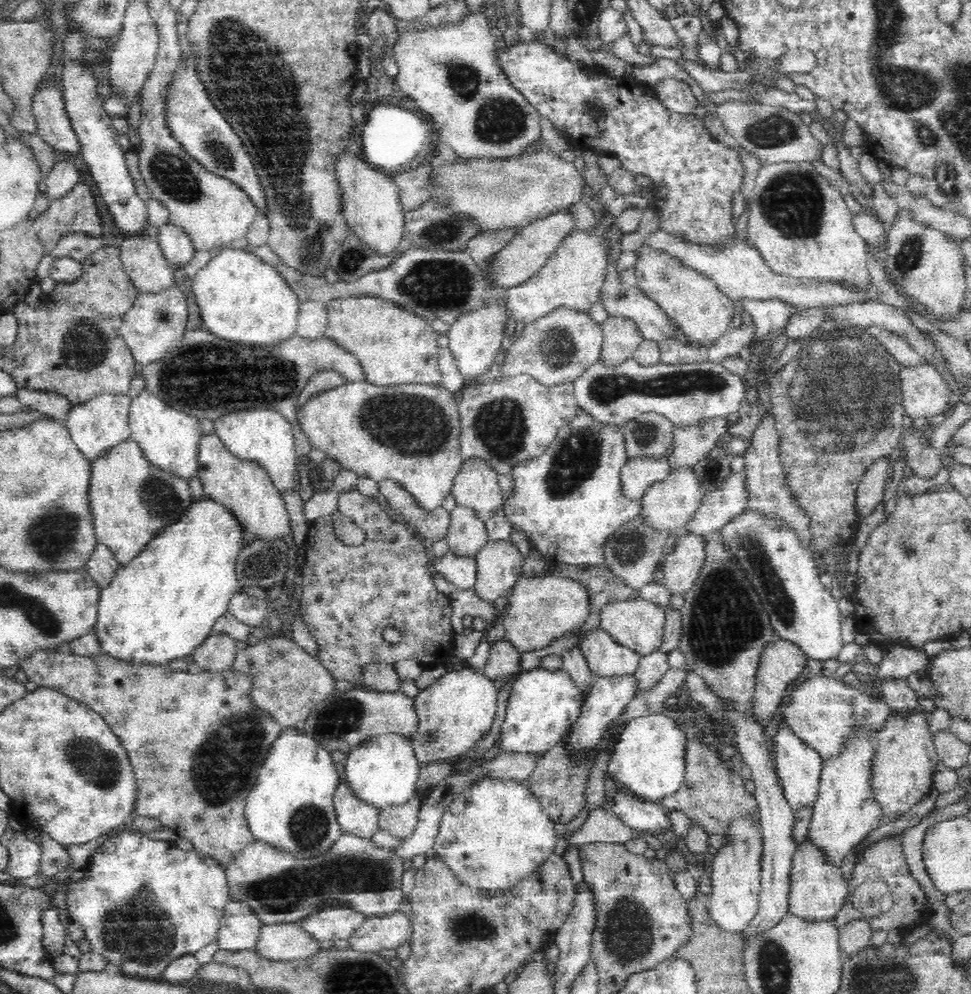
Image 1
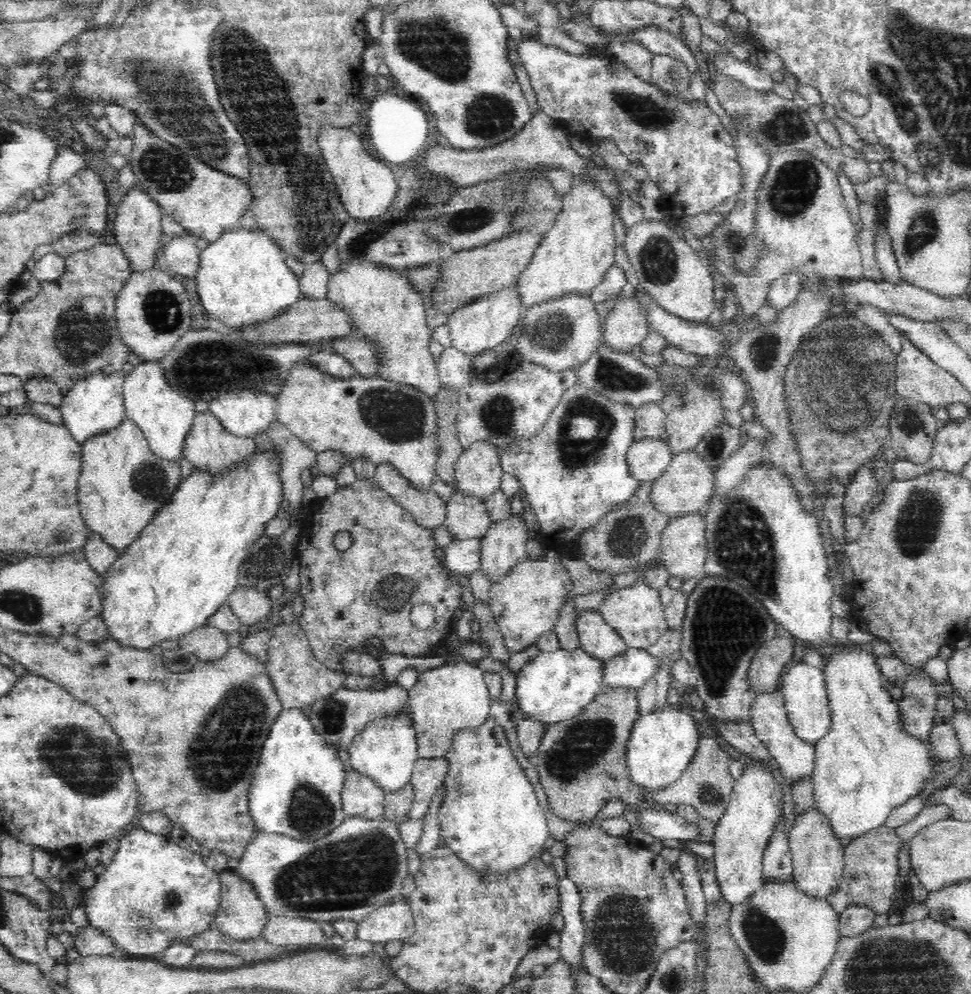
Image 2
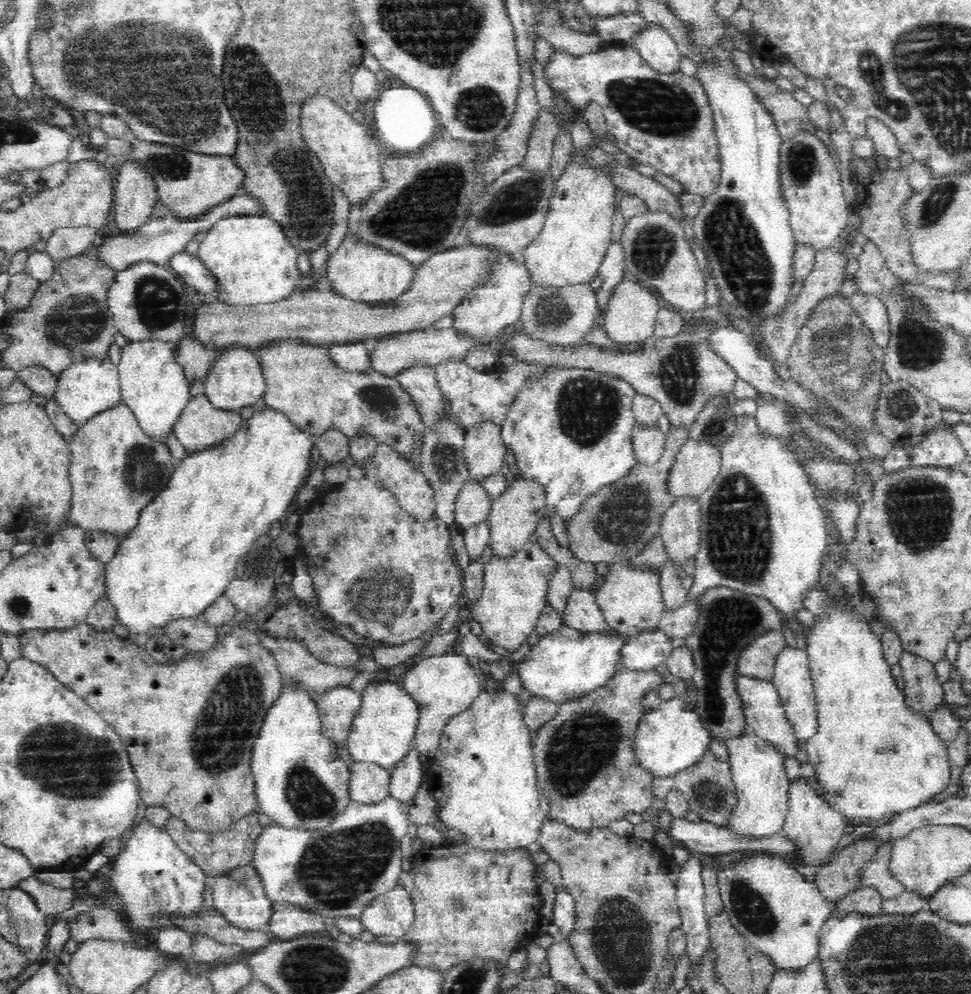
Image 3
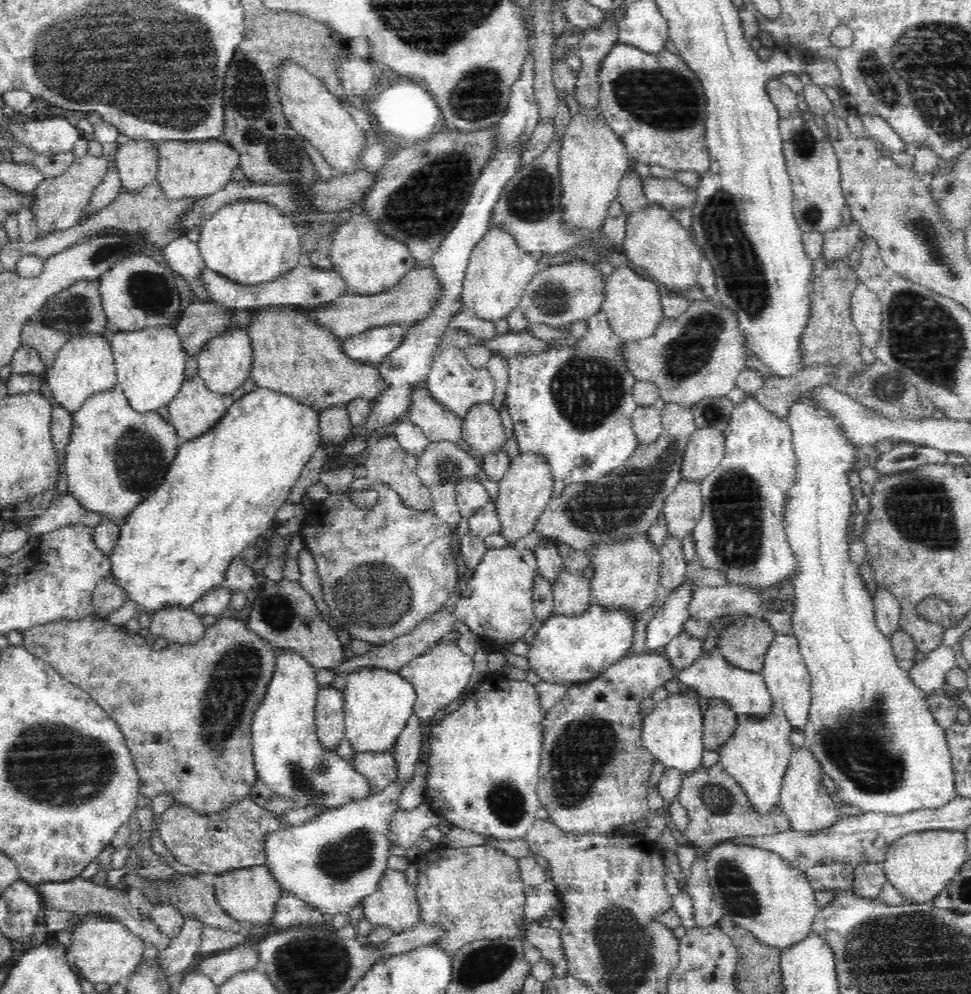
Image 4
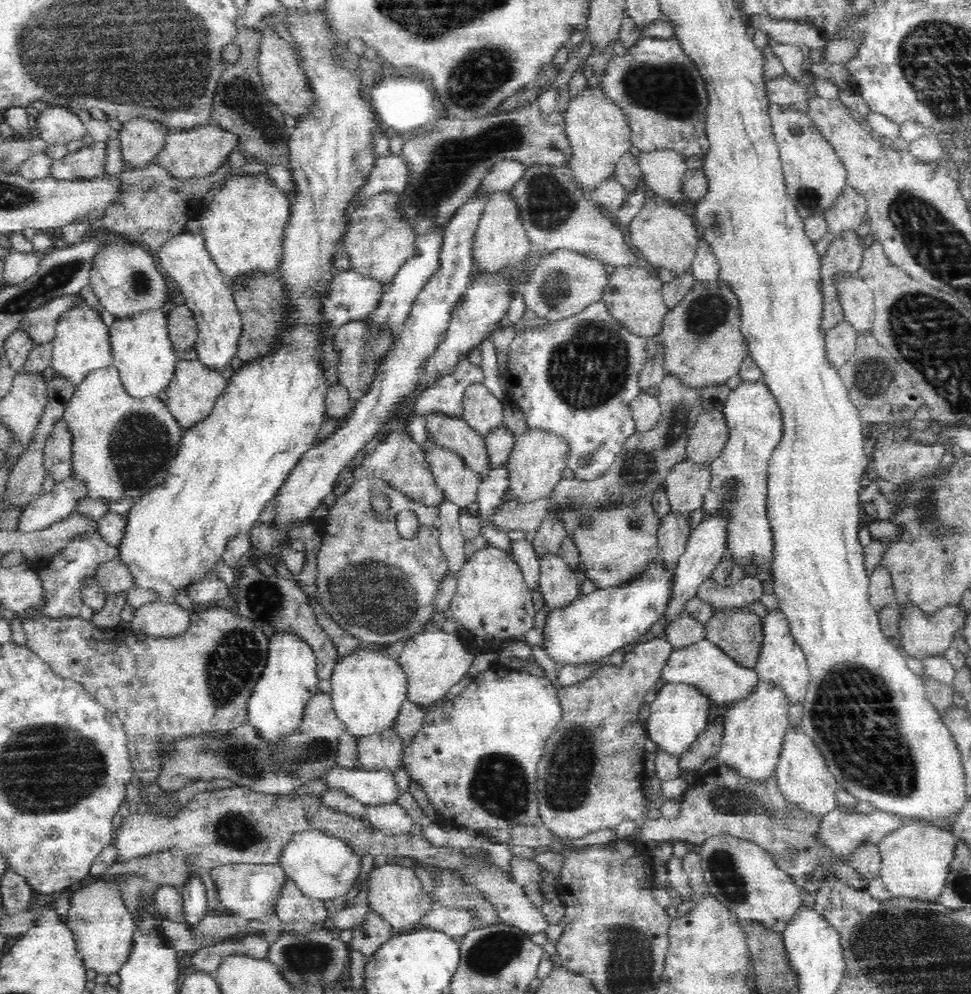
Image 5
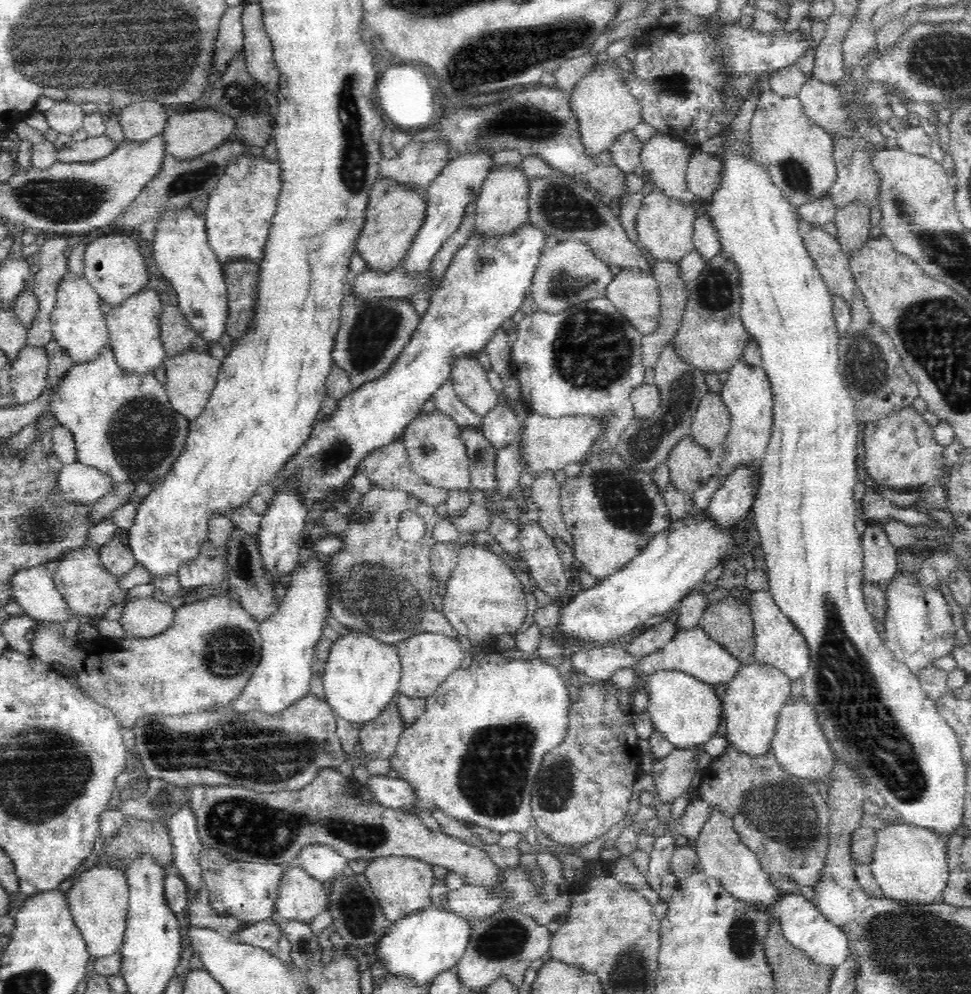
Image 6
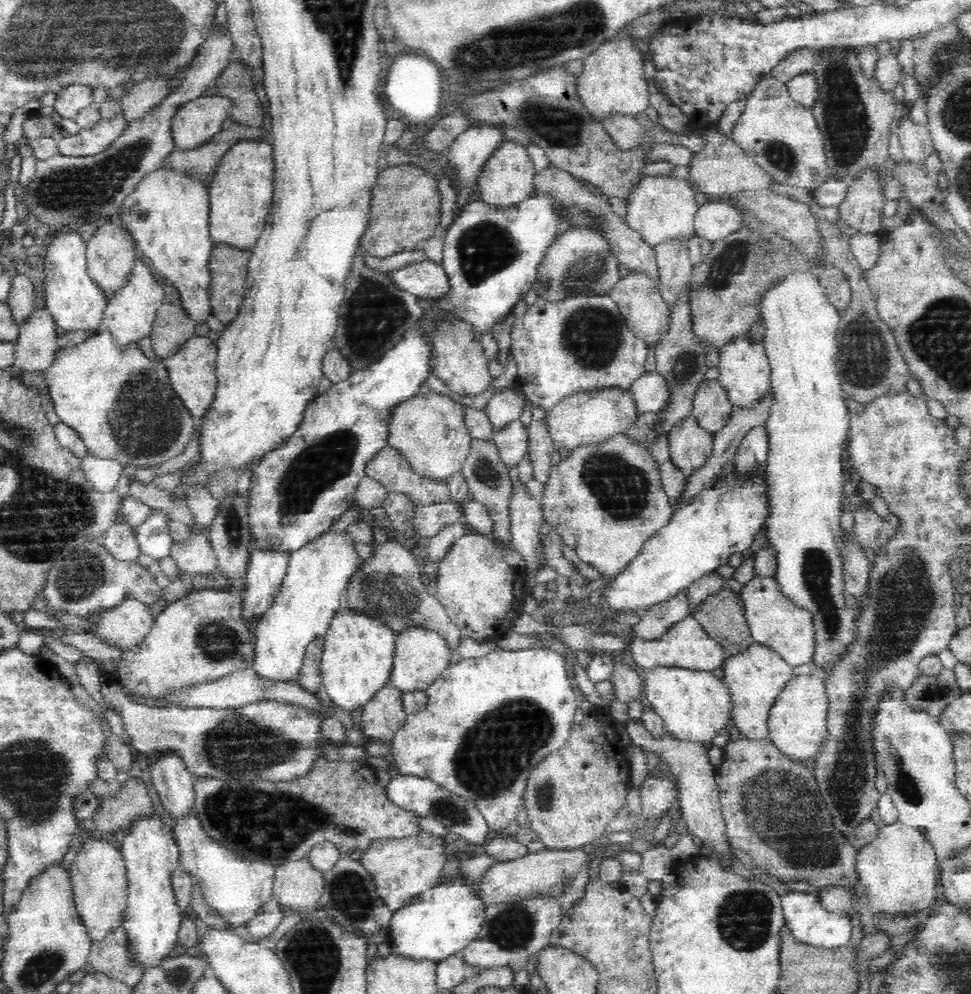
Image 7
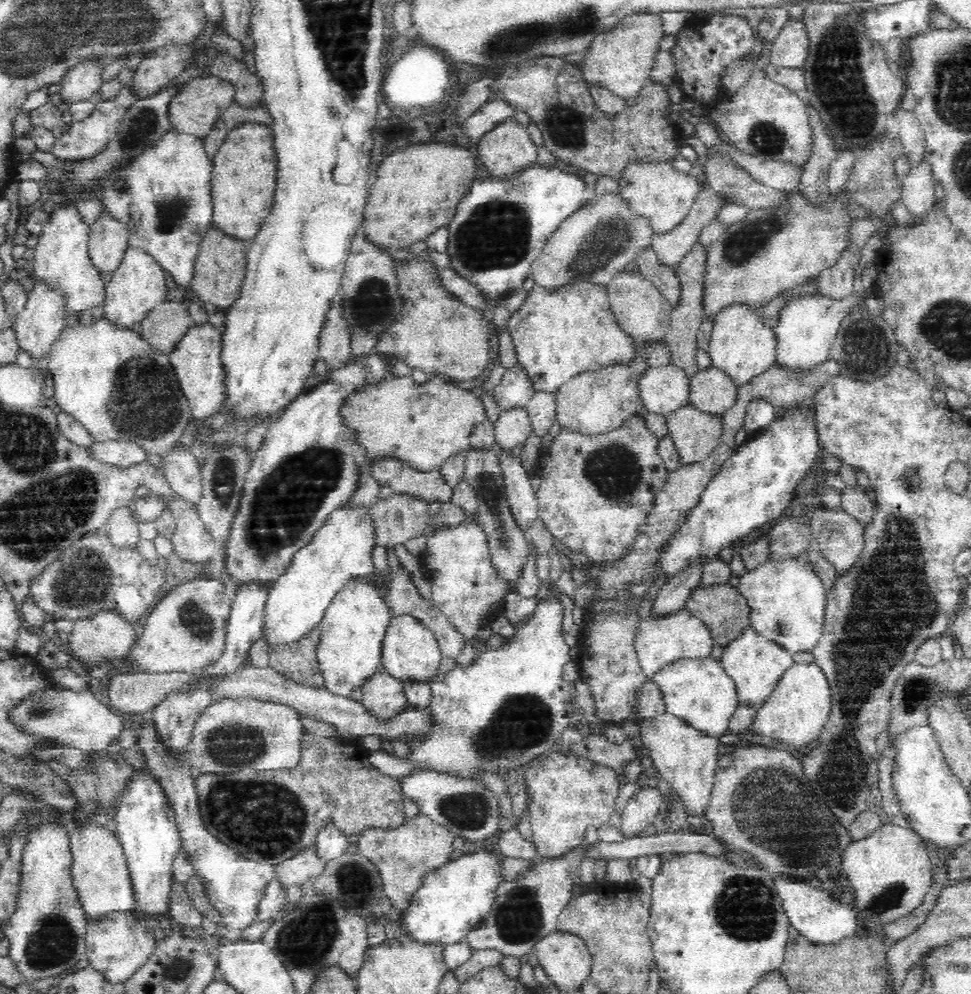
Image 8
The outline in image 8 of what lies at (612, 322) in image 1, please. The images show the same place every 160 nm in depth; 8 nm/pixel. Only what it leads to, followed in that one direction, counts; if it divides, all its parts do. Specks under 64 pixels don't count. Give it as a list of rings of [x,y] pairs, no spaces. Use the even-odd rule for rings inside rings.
[[[640,271],[616,273],[607,284],[608,303],[616,321],[637,343],[664,338],[674,308]]]

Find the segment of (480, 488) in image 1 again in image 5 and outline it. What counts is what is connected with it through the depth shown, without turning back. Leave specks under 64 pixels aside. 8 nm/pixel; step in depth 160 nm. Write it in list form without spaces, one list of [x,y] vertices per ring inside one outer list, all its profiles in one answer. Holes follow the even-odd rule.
[[[474,381],[465,386],[463,407],[463,418],[482,436],[502,423],[503,401],[488,390],[483,381]]]

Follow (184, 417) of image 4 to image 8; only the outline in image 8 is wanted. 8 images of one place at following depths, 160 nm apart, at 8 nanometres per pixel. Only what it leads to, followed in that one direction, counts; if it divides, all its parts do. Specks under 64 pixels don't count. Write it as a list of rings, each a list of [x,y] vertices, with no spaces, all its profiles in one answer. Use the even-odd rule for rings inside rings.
[[[209,321],[193,324],[169,354],[176,378],[188,399],[192,418],[196,421],[210,418],[226,402],[226,369],[222,362],[224,330],[225,326],[212,326]]]

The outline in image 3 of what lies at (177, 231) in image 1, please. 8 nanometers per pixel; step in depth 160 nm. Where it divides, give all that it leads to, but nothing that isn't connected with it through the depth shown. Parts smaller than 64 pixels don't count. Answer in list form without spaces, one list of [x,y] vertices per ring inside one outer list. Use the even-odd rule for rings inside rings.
[[[176,254],[170,258],[174,273],[184,282],[187,288],[192,286],[200,294],[218,296],[218,279],[214,273],[200,260],[198,256]]]

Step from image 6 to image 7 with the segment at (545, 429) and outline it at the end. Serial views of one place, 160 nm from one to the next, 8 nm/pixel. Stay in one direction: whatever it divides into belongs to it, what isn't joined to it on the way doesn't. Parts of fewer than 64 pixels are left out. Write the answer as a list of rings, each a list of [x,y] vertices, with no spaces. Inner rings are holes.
[[[612,385],[567,394],[551,408],[546,419],[550,425],[550,435],[555,450],[565,448],[570,451],[576,446],[588,446],[588,444],[602,442],[612,435],[626,433],[640,415],[632,389]]]

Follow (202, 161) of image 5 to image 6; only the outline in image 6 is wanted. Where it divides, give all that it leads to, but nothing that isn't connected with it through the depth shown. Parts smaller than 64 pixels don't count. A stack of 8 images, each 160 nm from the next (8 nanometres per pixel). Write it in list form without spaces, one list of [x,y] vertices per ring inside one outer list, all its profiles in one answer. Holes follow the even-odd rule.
[[[210,105],[206,108],[200,108],[200,110],[190,110],[190,112],[184,112],[184,114],[176,114],[167,118],[163,128],[167,154],[174,155],[178,159],[191,159],[200,156],[232,137],[234,130],[235,120],[232,116],[212,109]]]

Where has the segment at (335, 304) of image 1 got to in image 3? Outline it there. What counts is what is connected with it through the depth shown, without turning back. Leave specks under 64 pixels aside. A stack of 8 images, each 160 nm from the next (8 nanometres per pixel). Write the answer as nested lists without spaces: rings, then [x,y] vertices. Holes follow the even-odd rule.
[[[348,232],[327,260],[326,277],[336,294],[360,302],[392,302],[412,280],[415,268],[404,256],[359,239]],[[432,366],[412,367],[396,374],[396,379],[410,395],[424,430],[432,428],[445,416],[444,398]]]

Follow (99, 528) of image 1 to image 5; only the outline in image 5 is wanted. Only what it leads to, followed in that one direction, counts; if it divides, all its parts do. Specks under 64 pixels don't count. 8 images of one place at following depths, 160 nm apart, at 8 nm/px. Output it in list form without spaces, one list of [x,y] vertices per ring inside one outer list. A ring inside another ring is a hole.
[[[113,364],[91,370],[88,374],[85,374],[85,377],[75,386],[73,395],[66,403],[63,419],[67,423],[73,438],[73,472],[78,475],[78,479],[84,479],[84,481],[88,483],[90,497],[101,500],[105,499],[108,502],[116,501],[122,503],[122,498],[126,498],[127,501],[134,501],[137,498],[140,498],[142,494],[148,492],[148,490],[152,490],[160,483],[163,483],[164,478],[168,476],[168,470],[170,470],[172,460],[178,455],[181,438],[184,435],[183,426],[176,420],[176,417],[174,417],[172,411],[168,408],[167,402],[160,400],[158,395],[148,395],[140,398],[132,396],[124,388],[119,375],[119,370]]]

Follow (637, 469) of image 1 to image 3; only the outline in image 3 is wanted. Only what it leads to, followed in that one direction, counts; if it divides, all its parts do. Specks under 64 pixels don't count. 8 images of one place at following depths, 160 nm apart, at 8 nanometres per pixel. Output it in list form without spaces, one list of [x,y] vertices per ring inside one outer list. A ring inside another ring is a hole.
[[[635,421],[631,435],[637,462],[655,463],[664,452],[666,434],[657,425],[644,425]]]

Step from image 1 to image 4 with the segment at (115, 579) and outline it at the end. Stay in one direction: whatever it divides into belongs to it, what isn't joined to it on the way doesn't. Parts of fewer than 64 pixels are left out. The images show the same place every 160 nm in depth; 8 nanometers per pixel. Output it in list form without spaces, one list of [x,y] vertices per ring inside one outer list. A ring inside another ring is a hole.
[[[256,385],[254,390],[246,392],[240,400],[232,401],[232,404],[225,410],[214,426],[205,430],[200,436],[188,439],[179,444],[177,456],[170,463],[168,472],[152,494],[149,494],[138,506],[135,506],[127,515],[124,521],[120,523],[121,531],[118,542],[110,554],[112,557],[111,572],[118,577],[120,585],[128,591],[128,600],[141,606],[141,610],[148,614],[155,610],[166,607],[178,607],[181,609],[190,608],[191,604],[205,592],[208,592],[213,586],[224,584],[225,574],[228,570],[231,560],[250,544],[256,545],[273,528],[275,516],[282,504],[288,498],[294,484],[302,472],[302,468],[310,460],[315,452],[322,447],[320,436],[320,408],[310,403],[300,401],[290,393],[284,393],[278,389],[270,387],[261,387]]]

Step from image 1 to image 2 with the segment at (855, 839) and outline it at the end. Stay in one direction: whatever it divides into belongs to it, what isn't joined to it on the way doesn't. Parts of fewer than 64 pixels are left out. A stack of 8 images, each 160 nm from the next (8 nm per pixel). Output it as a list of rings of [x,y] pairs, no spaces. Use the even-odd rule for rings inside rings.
[[[849,642],[850,646],[838,646],[835,650],[832,650],[832,654],[826,657],[824,666],[822,666],[822,675],[824,675],[824,683],[826,695],[828,695],[828,708],[830,710],[830,721],[832,726],[829,727],[828,734],[817,740],[814,745],[814,766],[811,772],[811,780],[814,784],[814,805],[820,812],[828,815],[830,821],[832,821],[832,827],[836,831],[836,835],[840,838],[849,837],[851,839],[868,832],[869,830],[884,826],[886,818],[890,816],[892,810],[904,806],[908,800],[915,798],[928,786],[932,784],[932,780],[936,778],[936,762],[940,761],[934,749],[932,749],[932,743],[929,739],[921,739],[912,736],[907,732],[904,725],[904,718],[902,710],[900,709],[900,703],[894,702],[892,694],[888,692],[886,688],[886,679],[883,677],[882,670],[878,667],[877,656],[872,652],[870,647],[854,646],[852,642]]]

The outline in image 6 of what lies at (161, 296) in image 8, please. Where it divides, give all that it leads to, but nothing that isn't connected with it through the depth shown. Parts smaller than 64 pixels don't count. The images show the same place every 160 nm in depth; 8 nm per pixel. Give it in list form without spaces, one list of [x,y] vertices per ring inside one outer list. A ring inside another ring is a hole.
[[[146,285],[136,294],[124,299],[116,308],[112,308],[105,318],[109,330],[109,344],[116,355],[116,361],[127,371],[145,373],[162,366],[167,358],[159,335],[162,302],[158,292]]]

